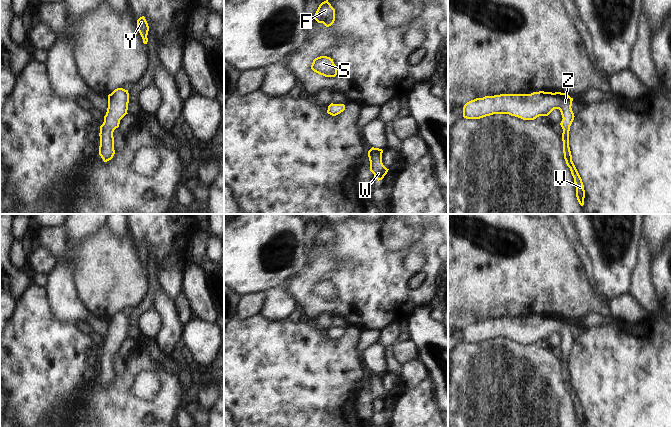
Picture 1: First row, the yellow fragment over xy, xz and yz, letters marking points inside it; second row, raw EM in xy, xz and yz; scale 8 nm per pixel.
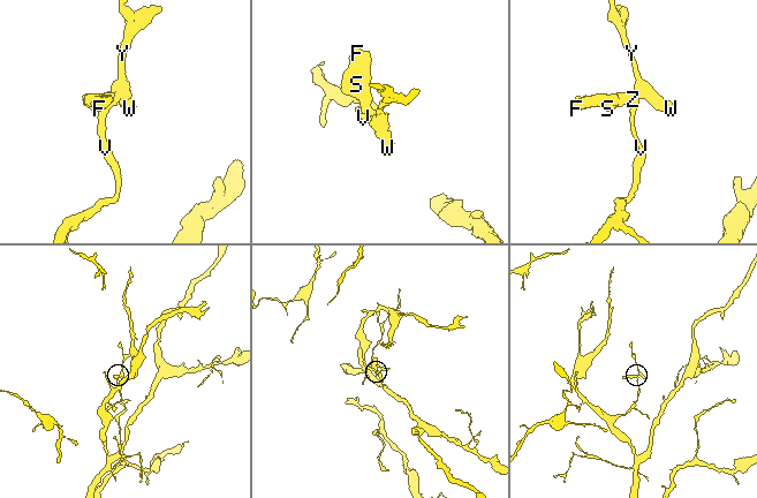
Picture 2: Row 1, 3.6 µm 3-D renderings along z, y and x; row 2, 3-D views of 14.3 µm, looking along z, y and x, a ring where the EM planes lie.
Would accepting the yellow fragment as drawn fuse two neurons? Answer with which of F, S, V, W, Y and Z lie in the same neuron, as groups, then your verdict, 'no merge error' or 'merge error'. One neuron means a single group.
F S V W Y Z; no merge error

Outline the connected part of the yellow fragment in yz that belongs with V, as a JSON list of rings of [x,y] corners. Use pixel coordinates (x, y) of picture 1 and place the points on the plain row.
[[[533,316],[531,318],[500,318],[476,322],[463,331],[463,341],[480,343],[493,338],[509,338],[523,344],[534,344],[539,340],[548,340],[554,333],[559,333],[562,339],[560,347],[563,357],[563,377],[567,390],[576,409],[576,421],[579,427],[584,427],[585,414],[582,403],[572,385],[569,371],[569,355],[574,344],[571,322],[561,316]]]

